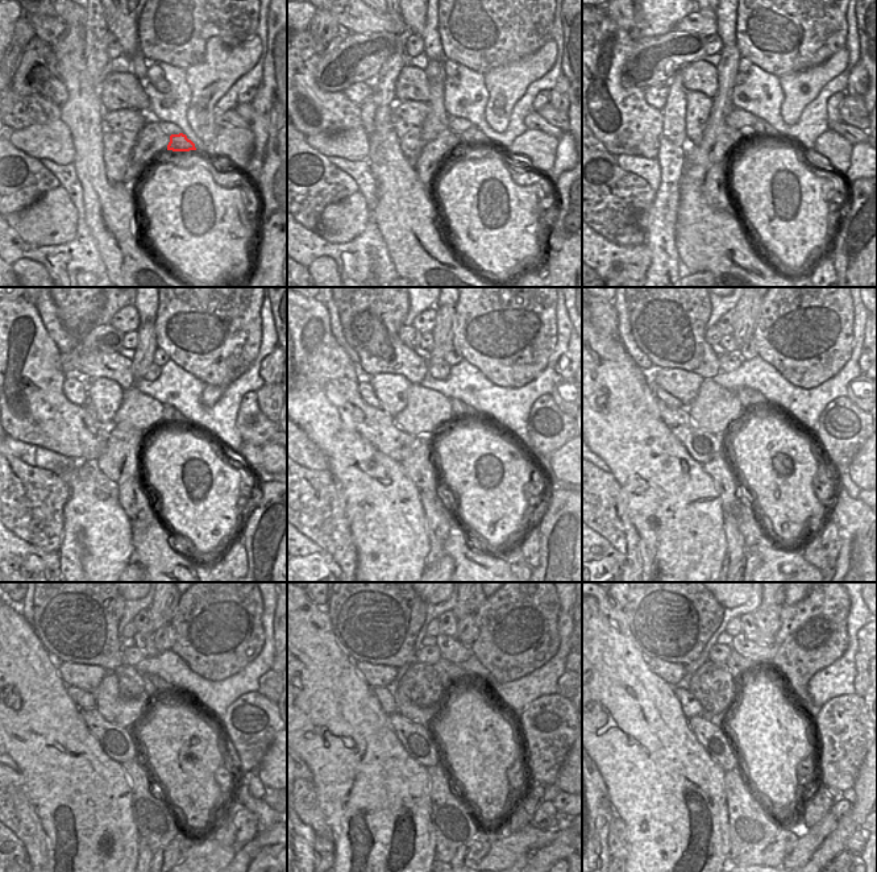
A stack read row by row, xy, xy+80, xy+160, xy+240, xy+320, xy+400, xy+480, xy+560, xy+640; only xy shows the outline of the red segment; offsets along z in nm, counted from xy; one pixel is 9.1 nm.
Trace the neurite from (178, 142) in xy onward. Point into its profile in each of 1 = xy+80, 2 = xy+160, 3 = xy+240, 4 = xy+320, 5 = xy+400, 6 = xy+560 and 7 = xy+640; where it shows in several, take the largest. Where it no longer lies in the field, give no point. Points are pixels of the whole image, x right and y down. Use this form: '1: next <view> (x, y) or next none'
1: next xy+80 (473, 135)
2: next xy+160 (760, 127)
3: next xy+240 (170, 414)
4: next xy+320 (460, 408)
5: next xy+400 (748, 397)
6: next xy+560 (447, 671)
7: next xy+640 (736, 664)

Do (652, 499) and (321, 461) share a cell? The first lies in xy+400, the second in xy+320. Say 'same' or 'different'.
different

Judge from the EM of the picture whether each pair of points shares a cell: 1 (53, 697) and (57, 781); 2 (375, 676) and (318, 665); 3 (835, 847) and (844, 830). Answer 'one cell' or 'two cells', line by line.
1: one cell
2: two cells
3: one cell

